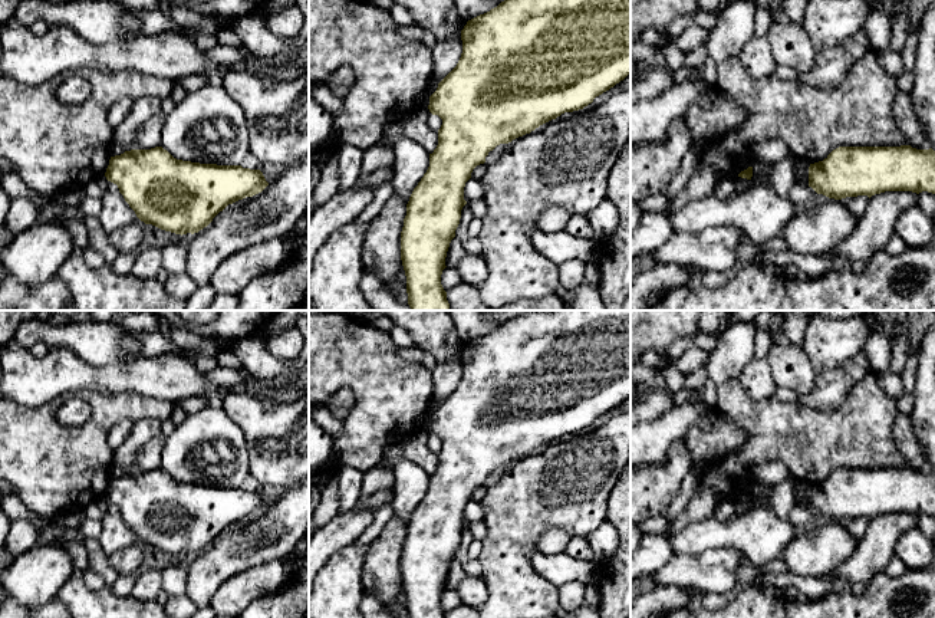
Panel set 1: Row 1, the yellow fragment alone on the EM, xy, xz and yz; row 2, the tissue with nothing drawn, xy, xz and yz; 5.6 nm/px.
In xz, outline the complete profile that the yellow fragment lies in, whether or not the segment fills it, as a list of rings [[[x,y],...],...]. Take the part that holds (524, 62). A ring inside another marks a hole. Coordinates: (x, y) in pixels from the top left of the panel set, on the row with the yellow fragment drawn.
[[[504,0],[467,22],[457,66],[429,96],[428,109],[442,119],[429,167],[406,204],[401,231],[401,260],[411,310],[451,310],[441,285],[445,257],[460,224],[465,183],[473,170],[500,144],[530,134],[564,112],[583,109],[631,73],[631,0]]]

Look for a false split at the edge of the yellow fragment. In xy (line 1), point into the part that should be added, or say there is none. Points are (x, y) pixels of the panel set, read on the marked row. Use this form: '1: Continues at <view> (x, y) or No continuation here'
1: No continuation here

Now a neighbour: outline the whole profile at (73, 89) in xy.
[[[78,73],[68,75],[57,88],[57,99],[63,105],[85,102],[90,93],[90,83]]]

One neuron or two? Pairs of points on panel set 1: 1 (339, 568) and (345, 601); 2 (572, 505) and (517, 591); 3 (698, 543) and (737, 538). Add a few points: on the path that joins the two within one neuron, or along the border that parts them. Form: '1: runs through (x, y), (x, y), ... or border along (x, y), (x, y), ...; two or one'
1: runs through (339, 577), (339, 592); one
2: runs through (546, 515), (517, 543), (517, 565); one
3: runs through (708, 538), (727, 538); one

